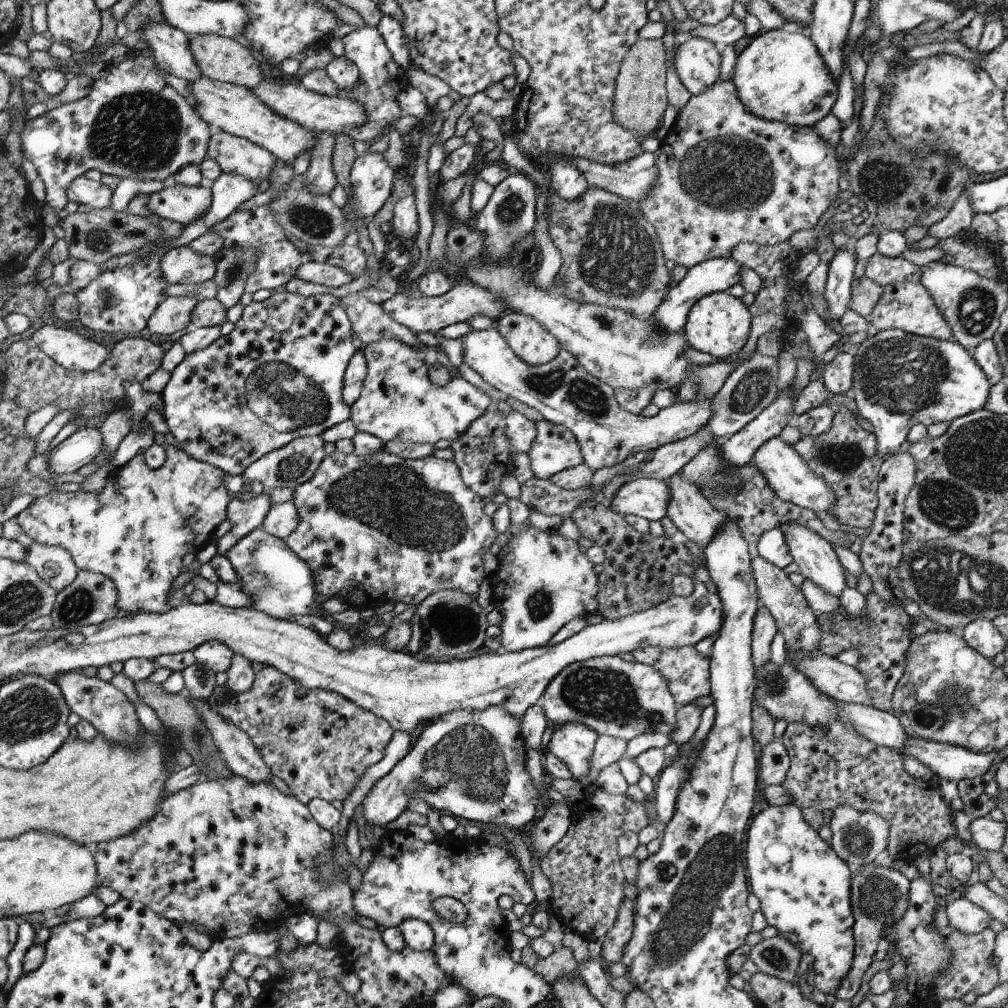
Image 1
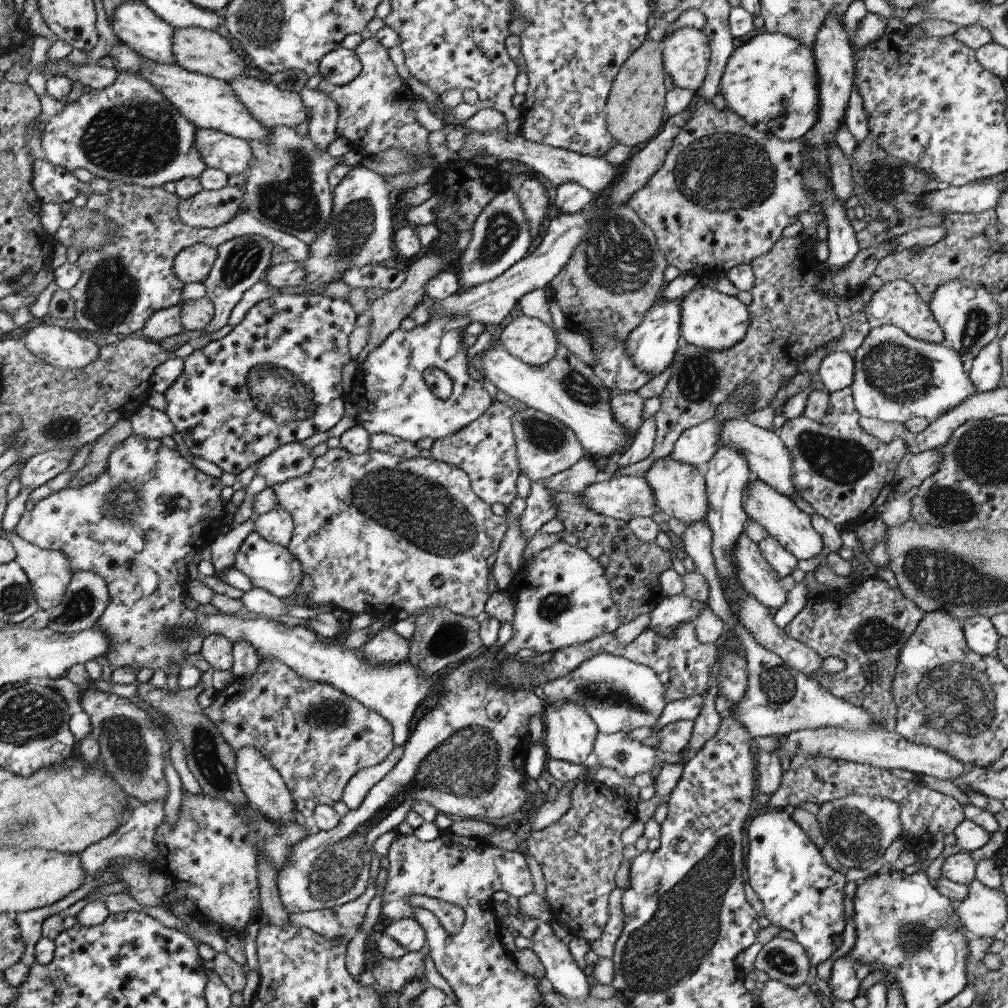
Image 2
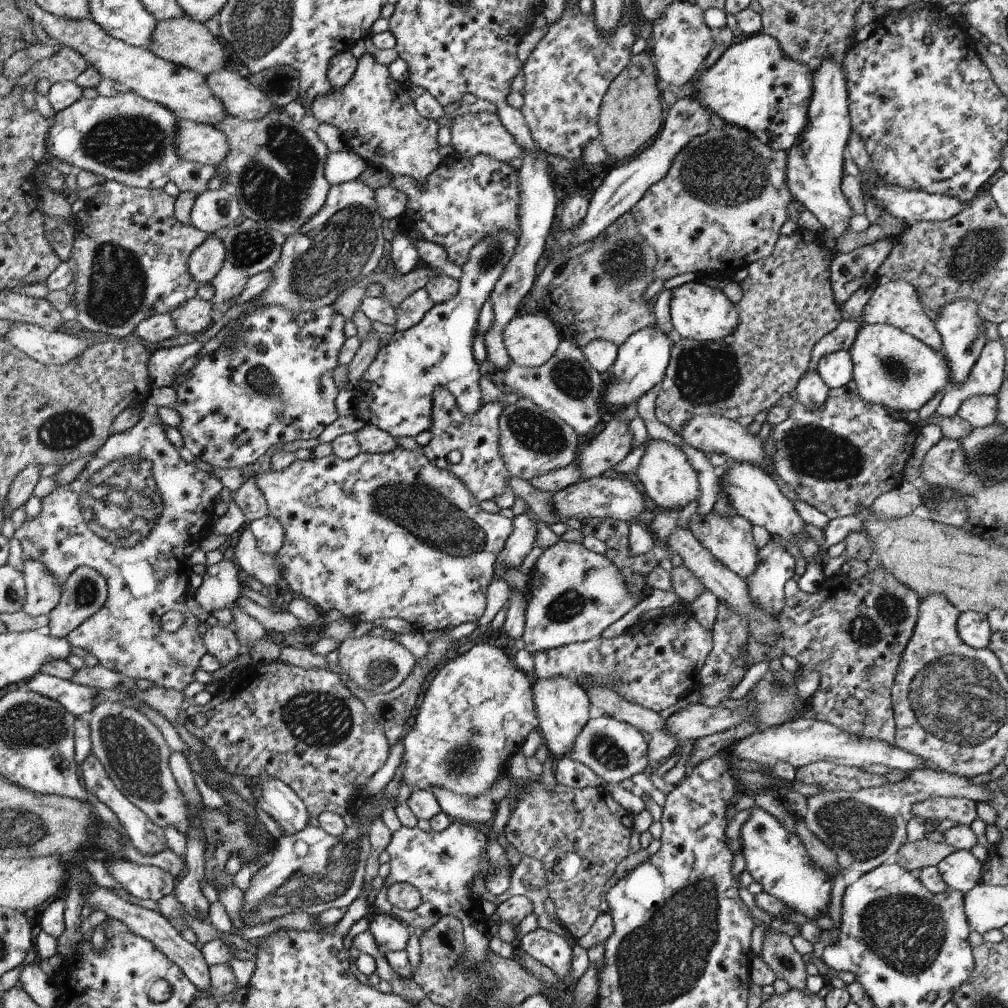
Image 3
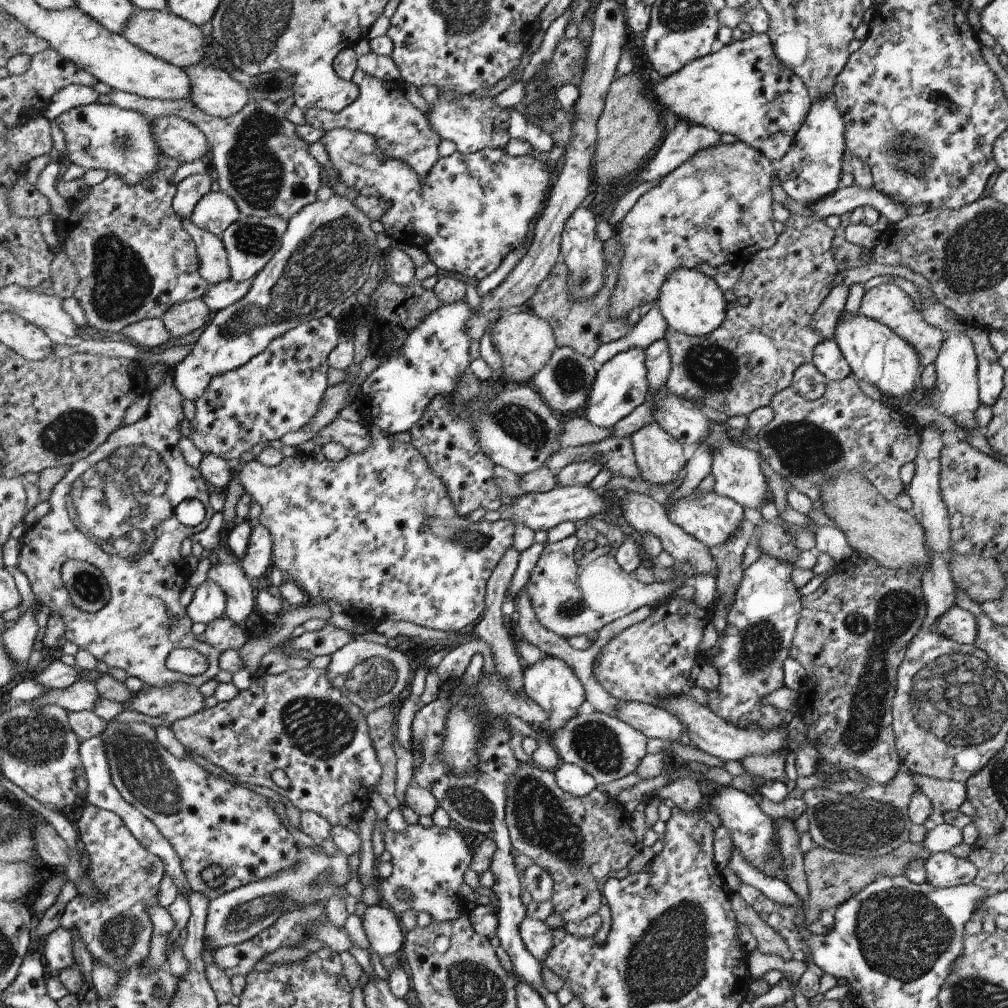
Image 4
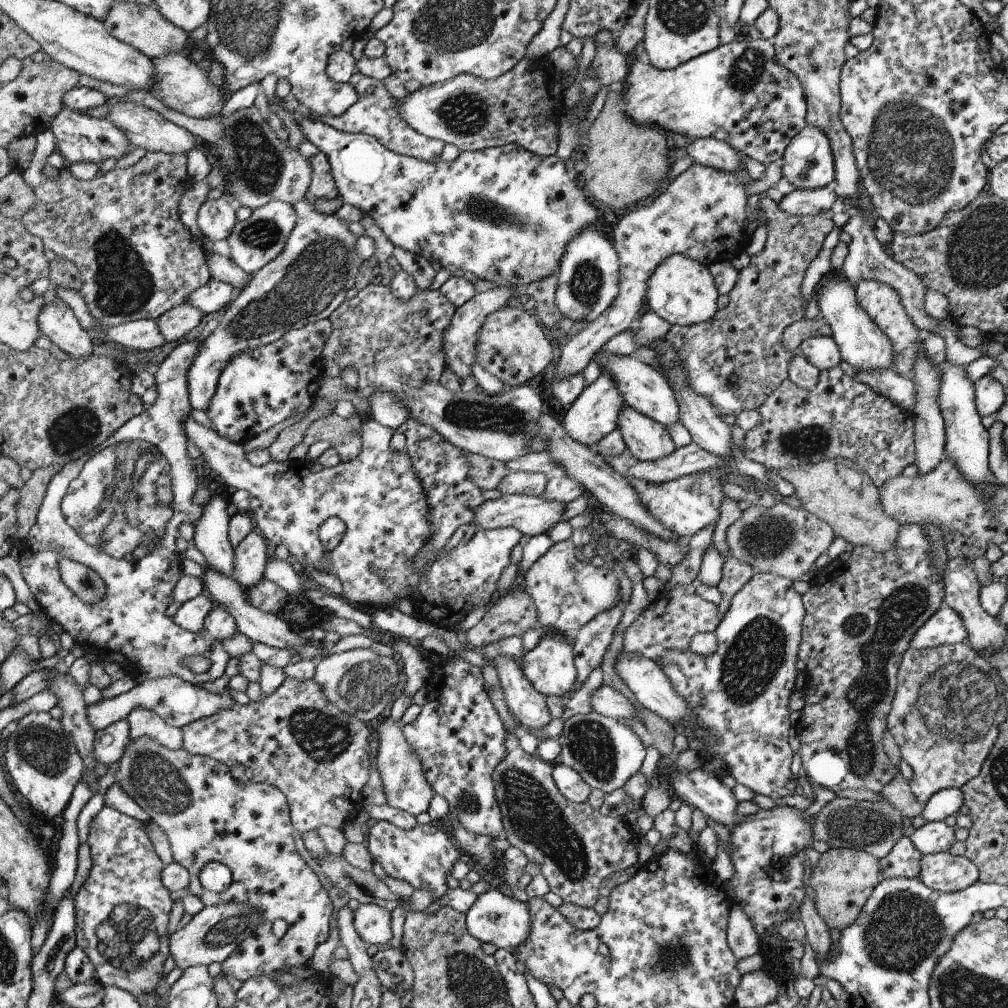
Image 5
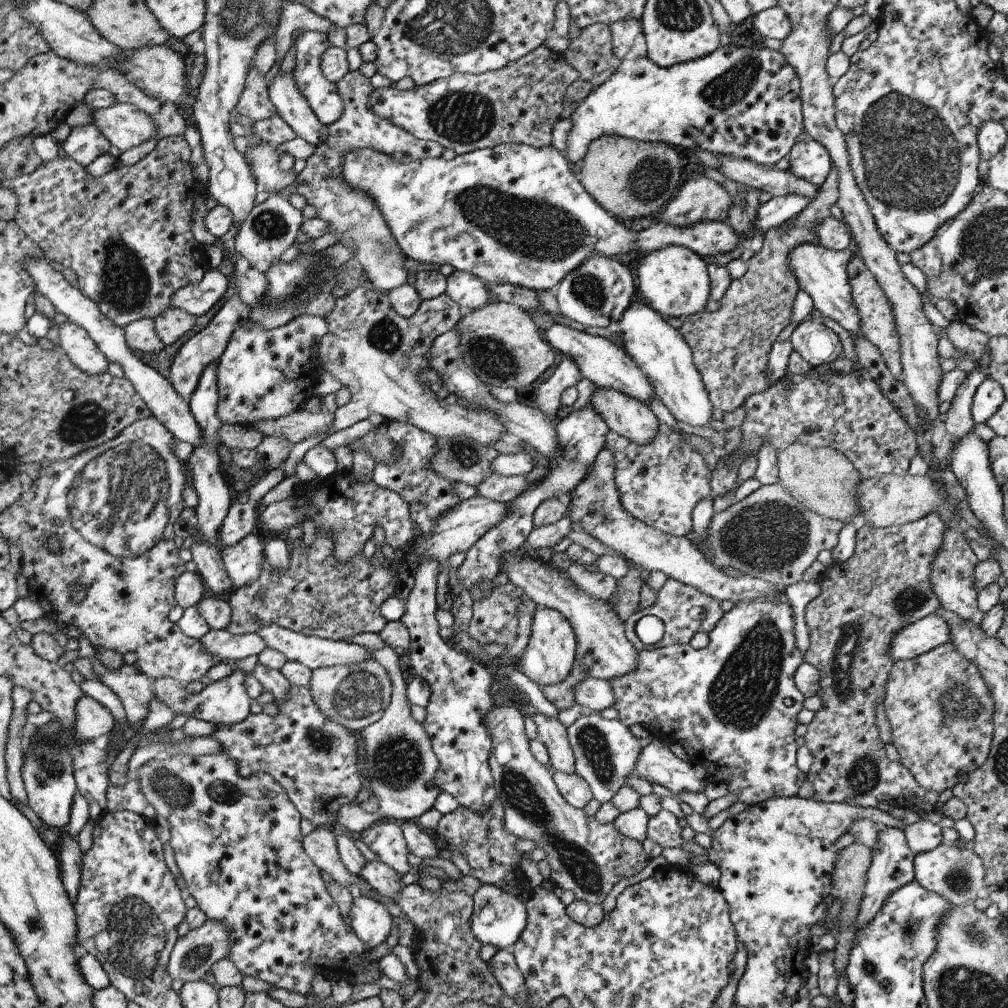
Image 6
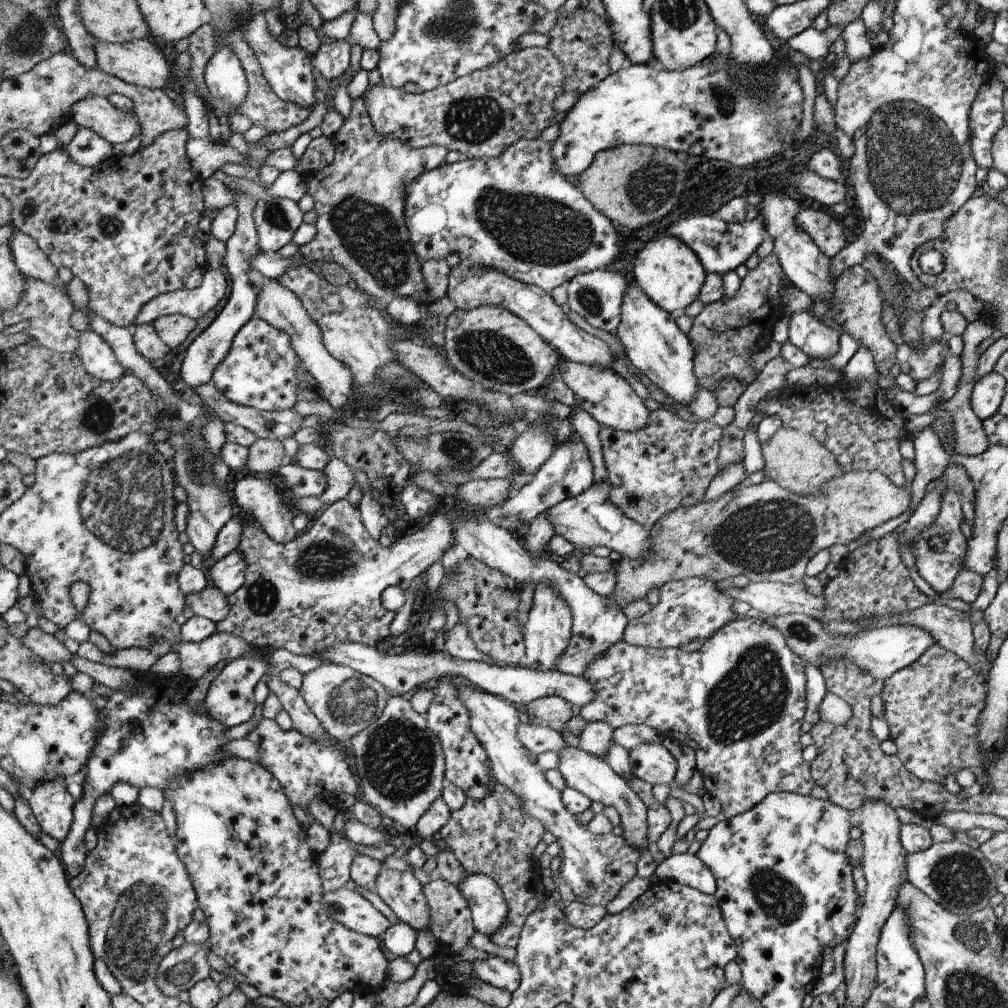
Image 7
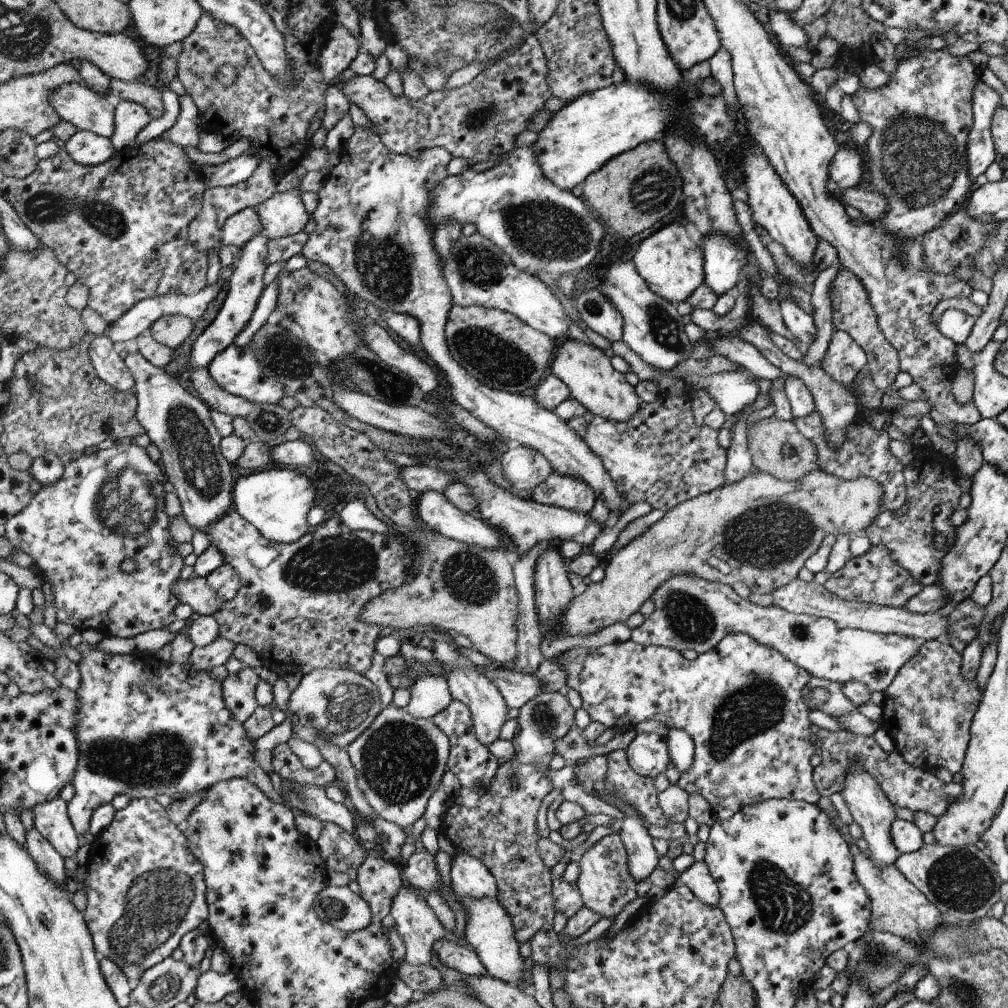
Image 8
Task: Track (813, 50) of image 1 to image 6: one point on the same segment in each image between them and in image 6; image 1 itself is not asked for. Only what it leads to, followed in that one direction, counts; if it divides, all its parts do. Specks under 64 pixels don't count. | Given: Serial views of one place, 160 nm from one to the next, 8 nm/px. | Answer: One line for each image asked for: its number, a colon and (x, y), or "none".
2: (771, 81)
3: (754, 86)
4: (743, 89)
5: (738, 93)
6: (743, 100)

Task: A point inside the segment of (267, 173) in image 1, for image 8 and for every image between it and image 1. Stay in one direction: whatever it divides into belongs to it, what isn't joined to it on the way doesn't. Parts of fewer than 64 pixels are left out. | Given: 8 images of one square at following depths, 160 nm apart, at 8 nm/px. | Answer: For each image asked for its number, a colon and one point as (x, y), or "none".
2: (232, 155)
3: (200, 143)
4: (178, 138)
5: (146, 128)
6: (126, 126)
7: (96, 112)
8: (89, 111)

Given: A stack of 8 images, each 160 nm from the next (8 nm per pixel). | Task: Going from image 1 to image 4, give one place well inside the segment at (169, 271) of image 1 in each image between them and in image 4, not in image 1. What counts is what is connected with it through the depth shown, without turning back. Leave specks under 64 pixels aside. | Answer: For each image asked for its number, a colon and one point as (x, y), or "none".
2: (193, 265)
3: (205, 262)
4: (214, 266)

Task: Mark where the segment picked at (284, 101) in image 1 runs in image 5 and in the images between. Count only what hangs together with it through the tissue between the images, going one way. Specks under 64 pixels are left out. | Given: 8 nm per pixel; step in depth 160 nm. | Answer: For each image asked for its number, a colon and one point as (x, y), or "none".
2: (273, 107)
3: (242, 99)
4: (214, 91)
5: (182, 85)

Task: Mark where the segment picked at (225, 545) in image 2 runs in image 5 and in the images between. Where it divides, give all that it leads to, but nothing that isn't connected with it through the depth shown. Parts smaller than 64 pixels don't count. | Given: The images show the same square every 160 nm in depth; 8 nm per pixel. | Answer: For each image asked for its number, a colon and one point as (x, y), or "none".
3: (220, 587)
4: (208, 603)
5: (190, 615)

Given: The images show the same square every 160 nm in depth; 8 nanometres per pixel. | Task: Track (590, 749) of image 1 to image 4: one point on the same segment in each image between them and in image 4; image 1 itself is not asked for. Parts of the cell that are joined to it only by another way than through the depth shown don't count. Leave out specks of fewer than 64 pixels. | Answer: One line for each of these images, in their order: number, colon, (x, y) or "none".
2: (569, 735)
3: (562, 706)
4: (550, 682)

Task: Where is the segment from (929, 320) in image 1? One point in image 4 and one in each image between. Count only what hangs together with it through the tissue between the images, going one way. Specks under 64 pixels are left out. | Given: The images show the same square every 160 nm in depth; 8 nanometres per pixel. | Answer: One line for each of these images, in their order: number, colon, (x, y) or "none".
2: (896, 302)
3: (896, 303)
4: (887, 303)

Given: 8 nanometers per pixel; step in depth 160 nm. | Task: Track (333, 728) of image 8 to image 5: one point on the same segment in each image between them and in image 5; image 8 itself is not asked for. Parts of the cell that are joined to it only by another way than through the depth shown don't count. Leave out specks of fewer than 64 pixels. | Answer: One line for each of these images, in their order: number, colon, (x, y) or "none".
5: (361, 682)
6: (355, 696)
7: (346, 702)

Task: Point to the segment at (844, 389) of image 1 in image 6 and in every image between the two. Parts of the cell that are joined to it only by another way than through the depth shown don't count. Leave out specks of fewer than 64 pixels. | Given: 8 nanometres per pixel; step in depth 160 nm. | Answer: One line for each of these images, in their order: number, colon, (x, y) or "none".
2: (836, 370)
3: (836, 369)
4: (827, 358)
5: (821, 351)
6: (817, 344)

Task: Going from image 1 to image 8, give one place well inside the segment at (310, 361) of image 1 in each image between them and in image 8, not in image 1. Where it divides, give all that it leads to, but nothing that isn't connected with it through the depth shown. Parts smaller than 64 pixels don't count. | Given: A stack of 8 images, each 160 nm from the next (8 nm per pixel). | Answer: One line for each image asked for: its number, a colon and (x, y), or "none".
2: (274, 379)
3: (273, 383)
4: (279, 391)
5: (259, 388)
6: (260, 375)
7: (260, 371)
8: (238, 371)

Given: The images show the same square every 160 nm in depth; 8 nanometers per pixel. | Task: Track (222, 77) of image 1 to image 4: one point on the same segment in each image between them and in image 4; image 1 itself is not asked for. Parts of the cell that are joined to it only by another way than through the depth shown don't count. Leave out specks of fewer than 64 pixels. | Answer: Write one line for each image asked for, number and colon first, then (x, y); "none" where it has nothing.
2: (199, 50)
3: (186, 42)
4: (165, 35)

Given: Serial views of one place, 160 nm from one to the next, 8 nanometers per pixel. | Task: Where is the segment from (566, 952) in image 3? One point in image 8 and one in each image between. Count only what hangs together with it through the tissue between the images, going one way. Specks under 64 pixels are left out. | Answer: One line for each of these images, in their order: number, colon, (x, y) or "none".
4: (536, 935)
5: (505, 921)
6: (499, 918)
7: (489, 910)
8: (471, 879)

